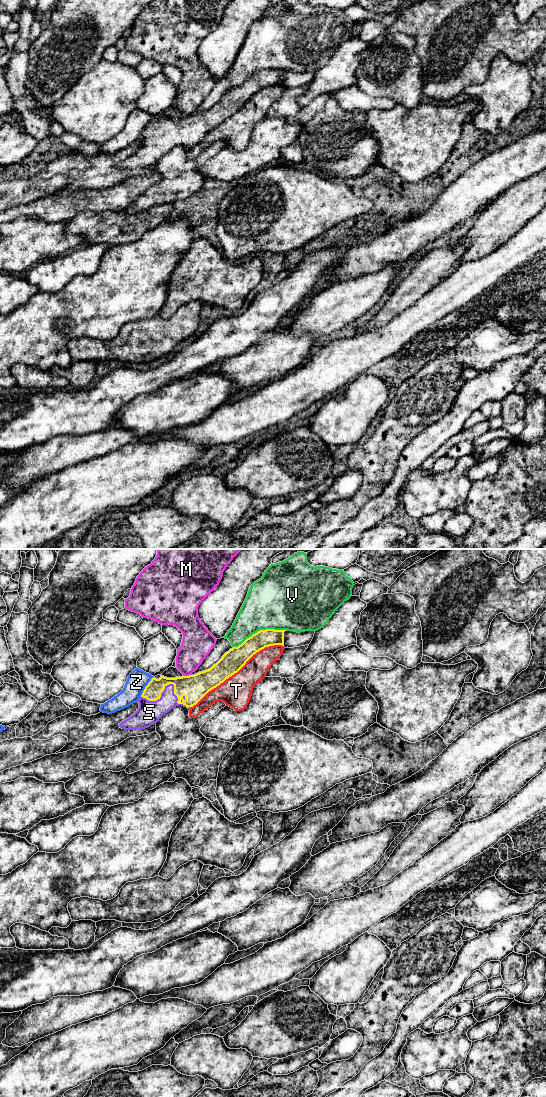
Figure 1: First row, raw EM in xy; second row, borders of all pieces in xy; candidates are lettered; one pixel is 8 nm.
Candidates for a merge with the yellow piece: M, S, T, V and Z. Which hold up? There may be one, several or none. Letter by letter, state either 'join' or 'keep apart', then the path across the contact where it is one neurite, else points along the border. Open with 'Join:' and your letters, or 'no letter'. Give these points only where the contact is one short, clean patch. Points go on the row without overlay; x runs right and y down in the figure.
Join: S
M: keep apart | along xy (191, 114), (183, 116)
S: join
T: keep apart
V: keep apart
Z: keep apart | along xy (153, 116), (140, 136)

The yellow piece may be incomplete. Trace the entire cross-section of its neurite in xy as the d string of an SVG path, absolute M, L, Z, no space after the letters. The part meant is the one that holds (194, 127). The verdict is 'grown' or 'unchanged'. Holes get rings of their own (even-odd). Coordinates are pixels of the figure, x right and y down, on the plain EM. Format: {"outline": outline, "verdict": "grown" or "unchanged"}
{"outline": "M260 70L238 87L233 87L210 109L195 115L167 118L153 117L137 141L139 148L119 166L125 170L145 169L176 146L191 148L209 131L237 113L246 102L265 87L284 86L286 70Z", "verdict": "grown"}

